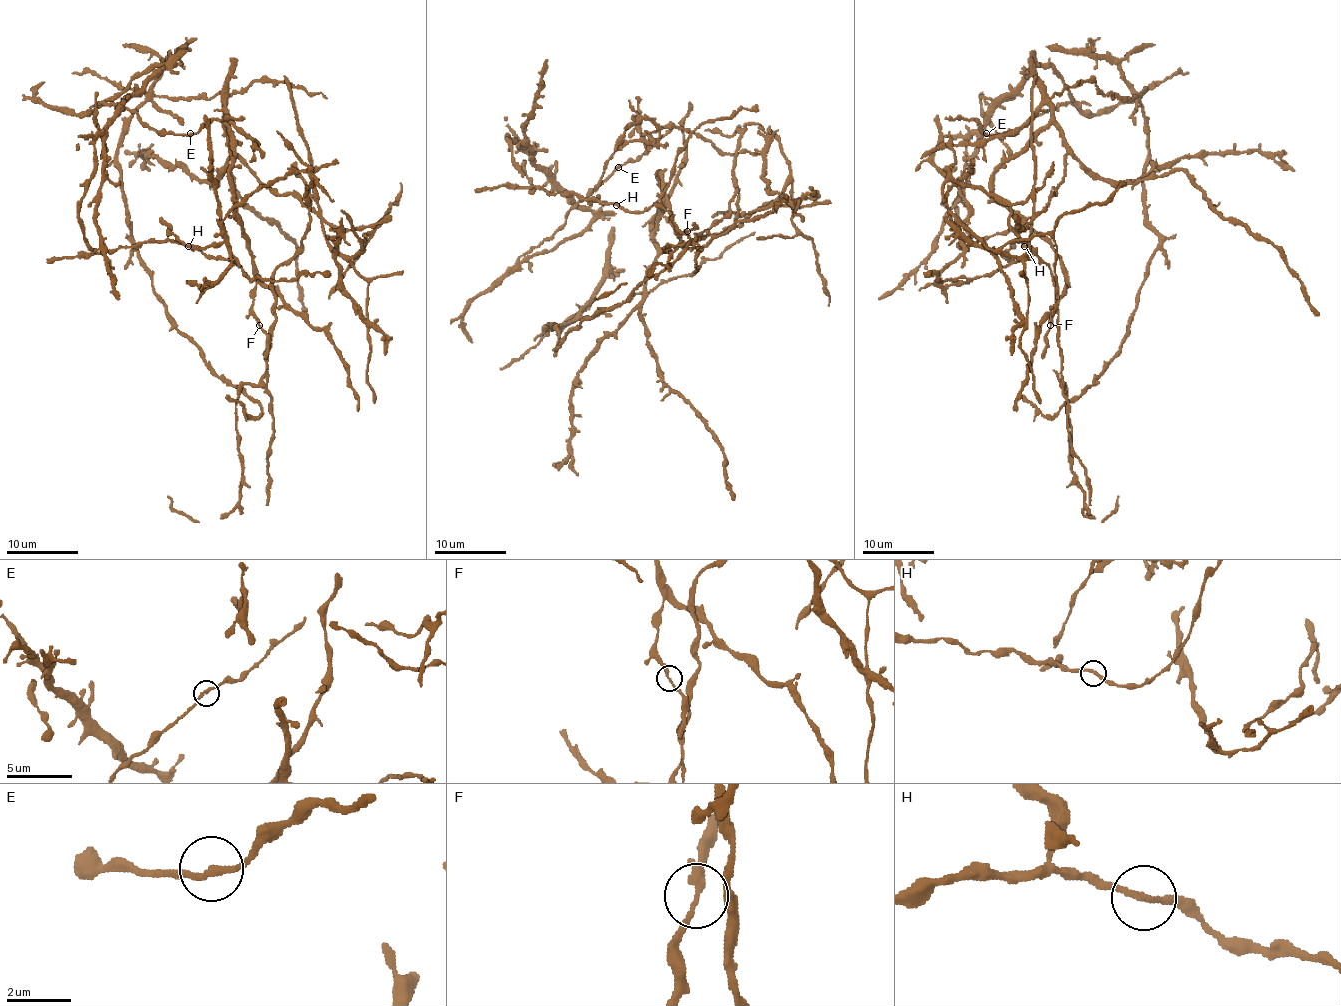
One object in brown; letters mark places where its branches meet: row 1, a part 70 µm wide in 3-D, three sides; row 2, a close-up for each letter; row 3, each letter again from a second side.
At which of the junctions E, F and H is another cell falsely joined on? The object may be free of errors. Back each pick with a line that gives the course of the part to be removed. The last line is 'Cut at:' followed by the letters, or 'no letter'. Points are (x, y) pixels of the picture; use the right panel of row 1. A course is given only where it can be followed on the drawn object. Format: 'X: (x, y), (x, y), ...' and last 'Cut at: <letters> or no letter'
Cut at: no letter

